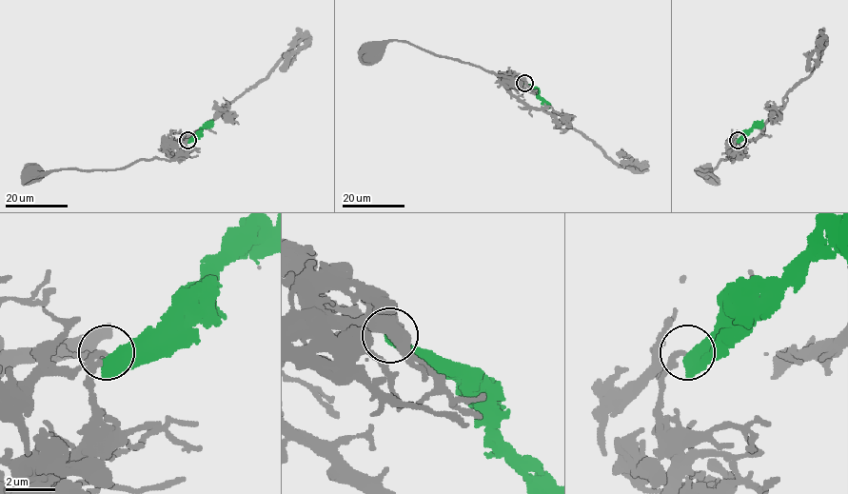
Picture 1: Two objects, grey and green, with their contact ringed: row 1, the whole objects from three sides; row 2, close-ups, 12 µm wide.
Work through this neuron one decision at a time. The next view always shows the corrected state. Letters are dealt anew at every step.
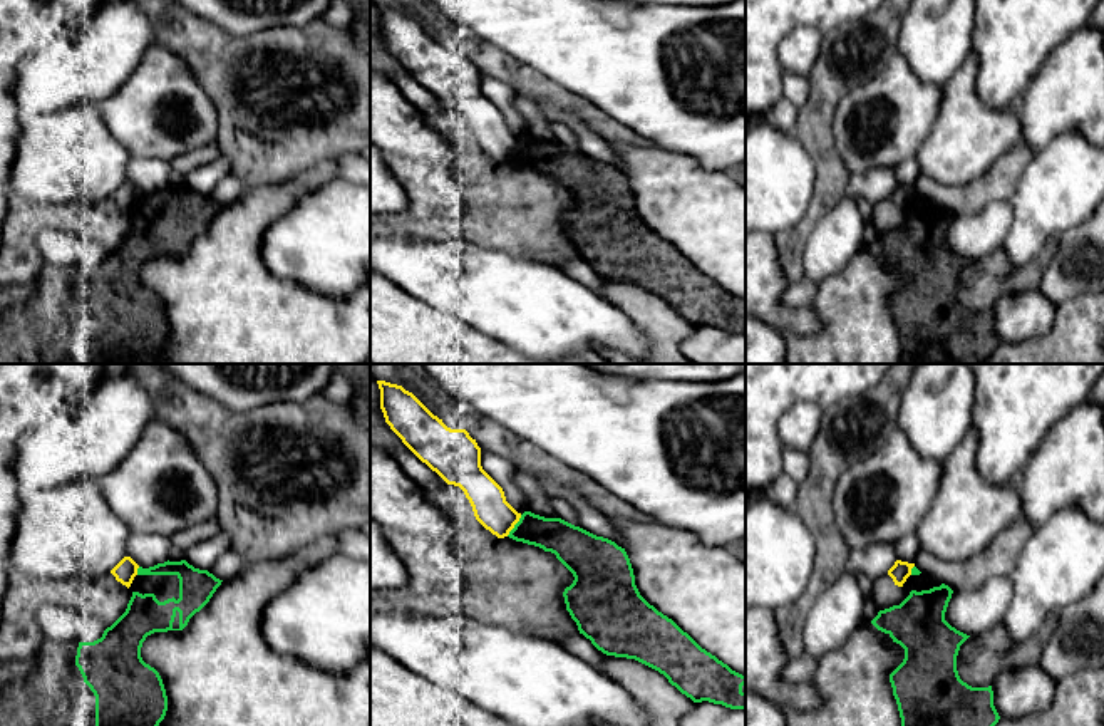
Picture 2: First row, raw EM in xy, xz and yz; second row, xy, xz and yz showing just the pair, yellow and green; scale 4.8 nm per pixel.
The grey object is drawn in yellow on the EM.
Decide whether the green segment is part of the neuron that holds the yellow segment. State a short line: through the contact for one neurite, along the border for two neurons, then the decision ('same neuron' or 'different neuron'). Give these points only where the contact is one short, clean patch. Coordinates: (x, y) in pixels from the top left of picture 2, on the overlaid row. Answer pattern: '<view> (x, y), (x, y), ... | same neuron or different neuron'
xz (521, 515), (506, 535) | different neuron

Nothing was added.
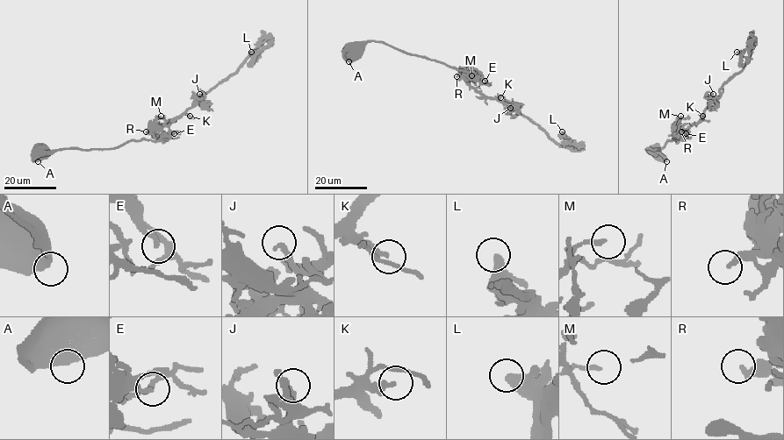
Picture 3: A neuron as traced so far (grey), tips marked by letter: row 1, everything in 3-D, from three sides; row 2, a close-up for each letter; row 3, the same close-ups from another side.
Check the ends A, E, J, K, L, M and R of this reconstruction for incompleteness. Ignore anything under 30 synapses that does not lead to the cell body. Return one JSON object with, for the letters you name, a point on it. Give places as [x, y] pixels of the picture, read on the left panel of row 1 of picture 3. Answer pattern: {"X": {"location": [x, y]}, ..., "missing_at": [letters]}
{"missing_at": []}

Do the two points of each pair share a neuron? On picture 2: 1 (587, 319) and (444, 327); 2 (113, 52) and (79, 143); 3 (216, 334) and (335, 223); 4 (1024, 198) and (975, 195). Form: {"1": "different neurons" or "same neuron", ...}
{"1": "different neurons", "2": "different neurons", "3": "different neurons", "4": "different neurons"}

